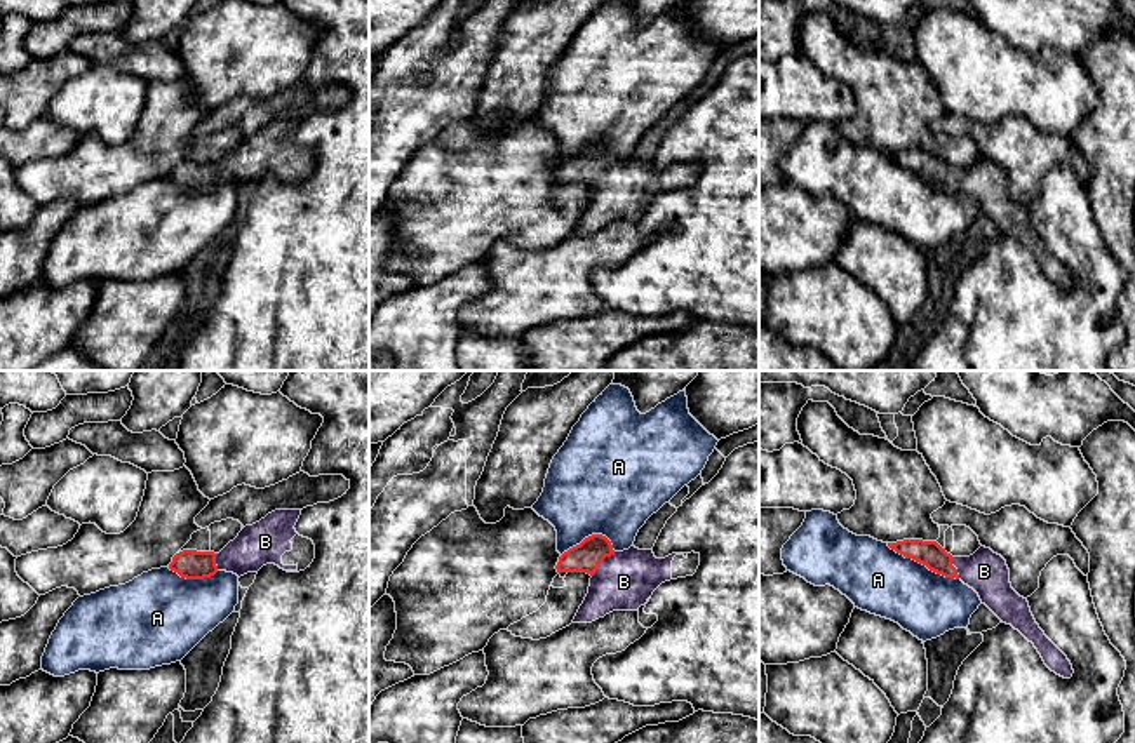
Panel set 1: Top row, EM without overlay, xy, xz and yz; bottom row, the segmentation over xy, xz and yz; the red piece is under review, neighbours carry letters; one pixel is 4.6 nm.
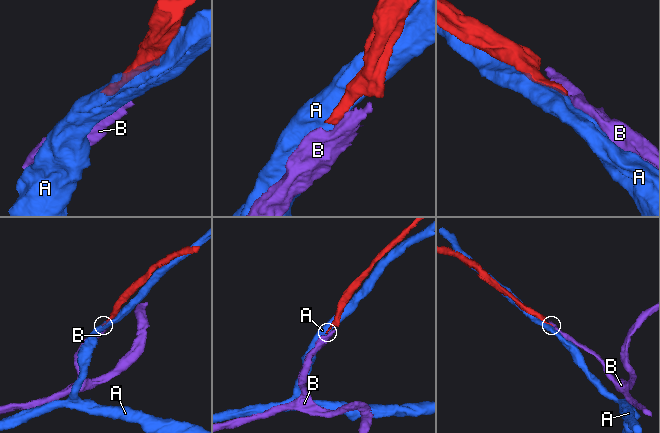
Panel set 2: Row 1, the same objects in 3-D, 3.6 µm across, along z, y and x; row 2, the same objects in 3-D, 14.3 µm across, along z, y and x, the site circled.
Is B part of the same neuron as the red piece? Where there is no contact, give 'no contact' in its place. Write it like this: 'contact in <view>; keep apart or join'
contact in xz; join

